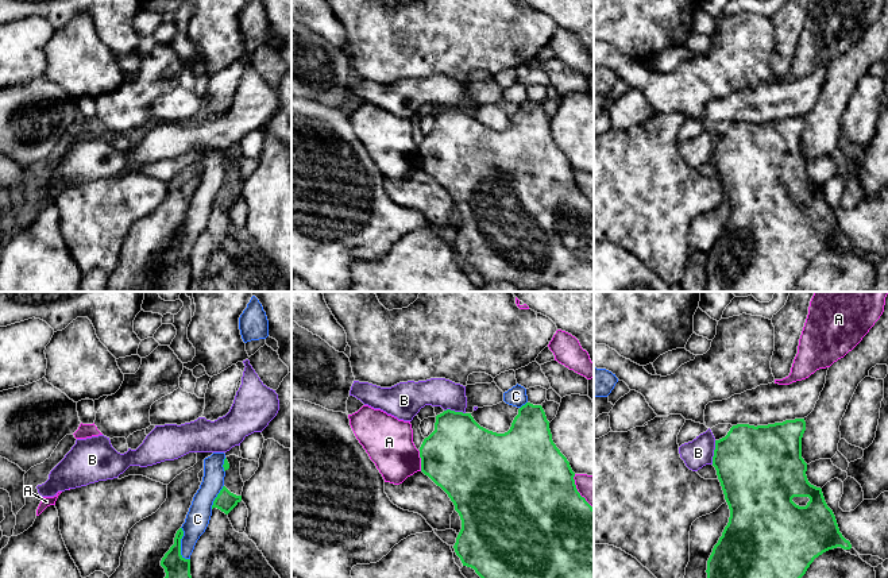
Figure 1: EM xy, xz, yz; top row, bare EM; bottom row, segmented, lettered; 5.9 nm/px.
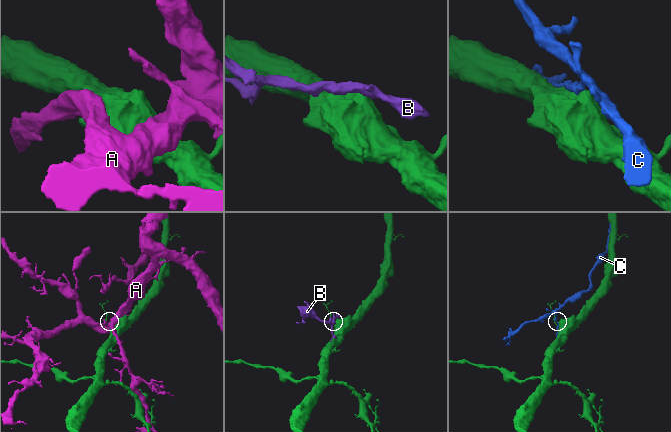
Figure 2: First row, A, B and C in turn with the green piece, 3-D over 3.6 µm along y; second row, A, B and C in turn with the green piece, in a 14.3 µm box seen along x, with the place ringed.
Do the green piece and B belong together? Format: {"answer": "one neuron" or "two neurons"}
{"answer": "two neurons"}

